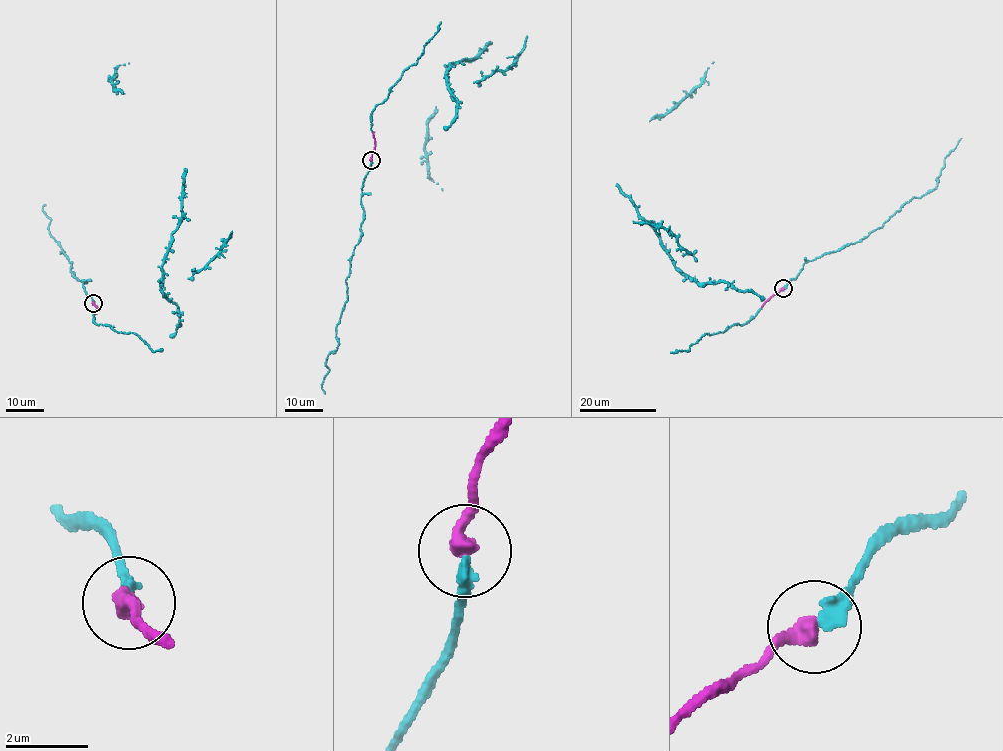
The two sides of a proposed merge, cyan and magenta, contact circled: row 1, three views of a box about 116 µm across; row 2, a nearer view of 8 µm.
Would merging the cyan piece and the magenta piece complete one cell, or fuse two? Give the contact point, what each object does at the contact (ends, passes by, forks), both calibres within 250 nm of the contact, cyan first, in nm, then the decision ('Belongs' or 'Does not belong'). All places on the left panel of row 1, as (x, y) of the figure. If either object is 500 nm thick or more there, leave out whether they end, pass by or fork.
Place: (93, 303). At the ring cyan ends. At the ring magenta ends. Thickness 320 nm (cyan) against 440 nm. Belongs

